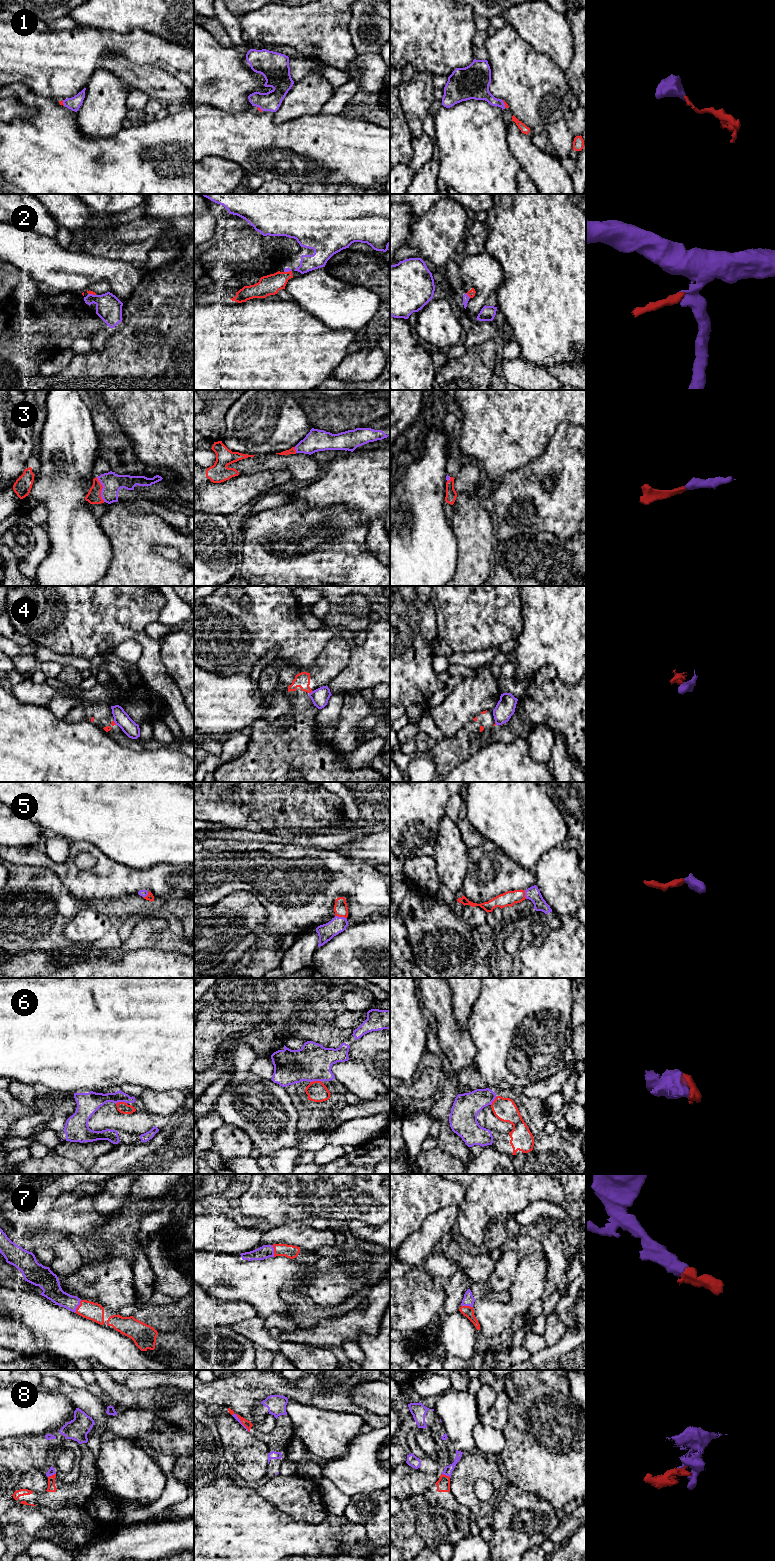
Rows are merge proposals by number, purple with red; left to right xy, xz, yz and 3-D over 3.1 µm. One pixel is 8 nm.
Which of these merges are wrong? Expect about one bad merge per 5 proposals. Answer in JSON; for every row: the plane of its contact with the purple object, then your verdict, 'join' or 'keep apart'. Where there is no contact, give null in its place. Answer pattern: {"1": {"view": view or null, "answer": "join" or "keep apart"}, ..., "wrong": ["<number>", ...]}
{"1": {"view": "yz", "answer": "join"}, "2": {"view": "xy", "answer": "keep apart"}, "3": {"view": "xy", "answer": "join"}, "4": {"view": "xz", "answer": "keep apart"}, "5": {"view": "xz", "answer": "join"}, "6": {"view": "xz", "answer": "join"}, "7": {"view": "xy", "answer": "join"}, "8": {"view": "yz", "answer": "join"}, "wrong": ["2", "4"]}

